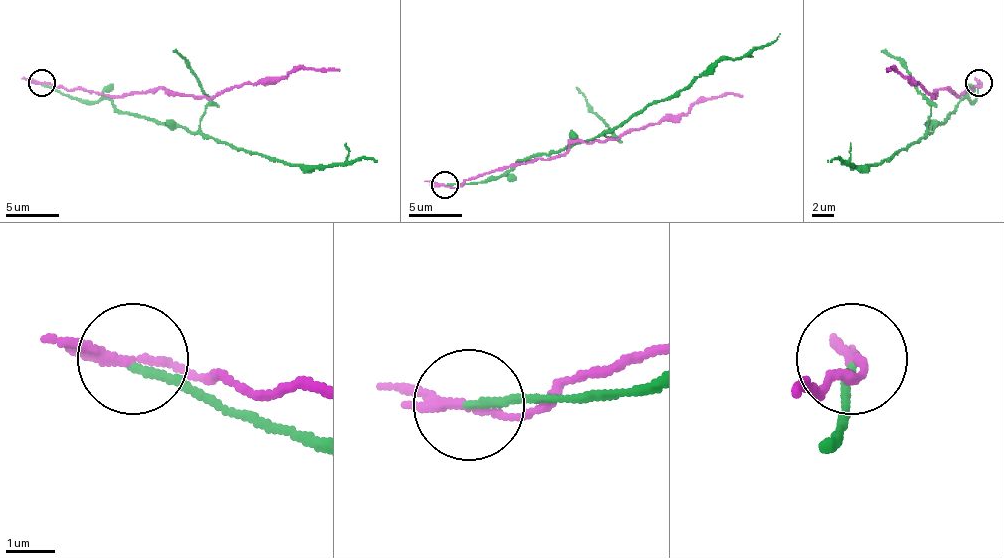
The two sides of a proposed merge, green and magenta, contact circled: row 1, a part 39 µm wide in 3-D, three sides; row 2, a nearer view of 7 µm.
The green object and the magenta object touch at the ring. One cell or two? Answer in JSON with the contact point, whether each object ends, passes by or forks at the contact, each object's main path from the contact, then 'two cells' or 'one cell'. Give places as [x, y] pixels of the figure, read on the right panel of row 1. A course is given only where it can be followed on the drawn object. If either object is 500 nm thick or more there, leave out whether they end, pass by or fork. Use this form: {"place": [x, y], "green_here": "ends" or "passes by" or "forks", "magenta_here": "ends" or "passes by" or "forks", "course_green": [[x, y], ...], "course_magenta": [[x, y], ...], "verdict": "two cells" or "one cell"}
{"place": [979, 82], "green_here": "ends", "magenta_here": "passes by", "course_green": [[978, 84], [978, 95], [970, 100], [965, 98], [927, 135], [884, 162], [850, 165], [839, 157], [828, 162]], "course_magenta": [[978, 82], [981, 84], [959, 95], [941, 90], [933, 98], [895, 68], [887, 68], [890, 71]], "verdict": "two cells"}

